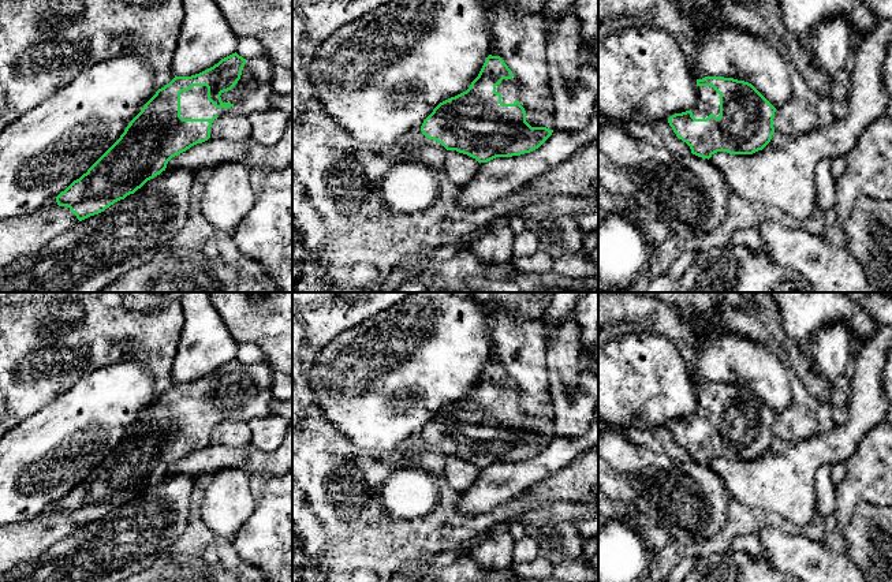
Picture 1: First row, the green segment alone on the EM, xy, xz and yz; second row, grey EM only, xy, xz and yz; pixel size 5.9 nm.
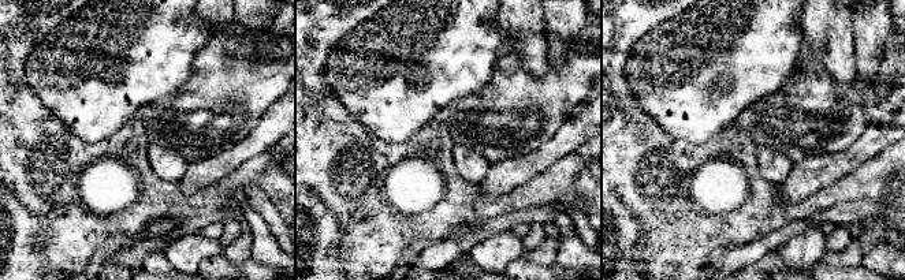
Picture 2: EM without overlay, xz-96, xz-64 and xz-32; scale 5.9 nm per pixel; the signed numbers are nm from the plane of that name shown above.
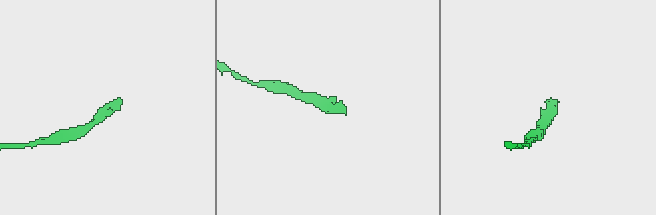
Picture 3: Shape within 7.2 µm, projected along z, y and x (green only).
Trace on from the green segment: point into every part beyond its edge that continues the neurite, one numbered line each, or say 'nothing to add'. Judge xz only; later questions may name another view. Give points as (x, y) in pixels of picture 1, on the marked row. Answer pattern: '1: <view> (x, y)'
1: xz (508, 89)

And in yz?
1: yz (708, 101)

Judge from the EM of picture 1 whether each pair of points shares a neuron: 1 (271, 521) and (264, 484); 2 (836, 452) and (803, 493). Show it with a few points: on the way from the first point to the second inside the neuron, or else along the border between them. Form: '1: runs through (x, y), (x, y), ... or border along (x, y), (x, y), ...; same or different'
1: runs through (271, 511), (271, 493); same
2: runs through (823, 454), (803, 473), (803, 480); same

